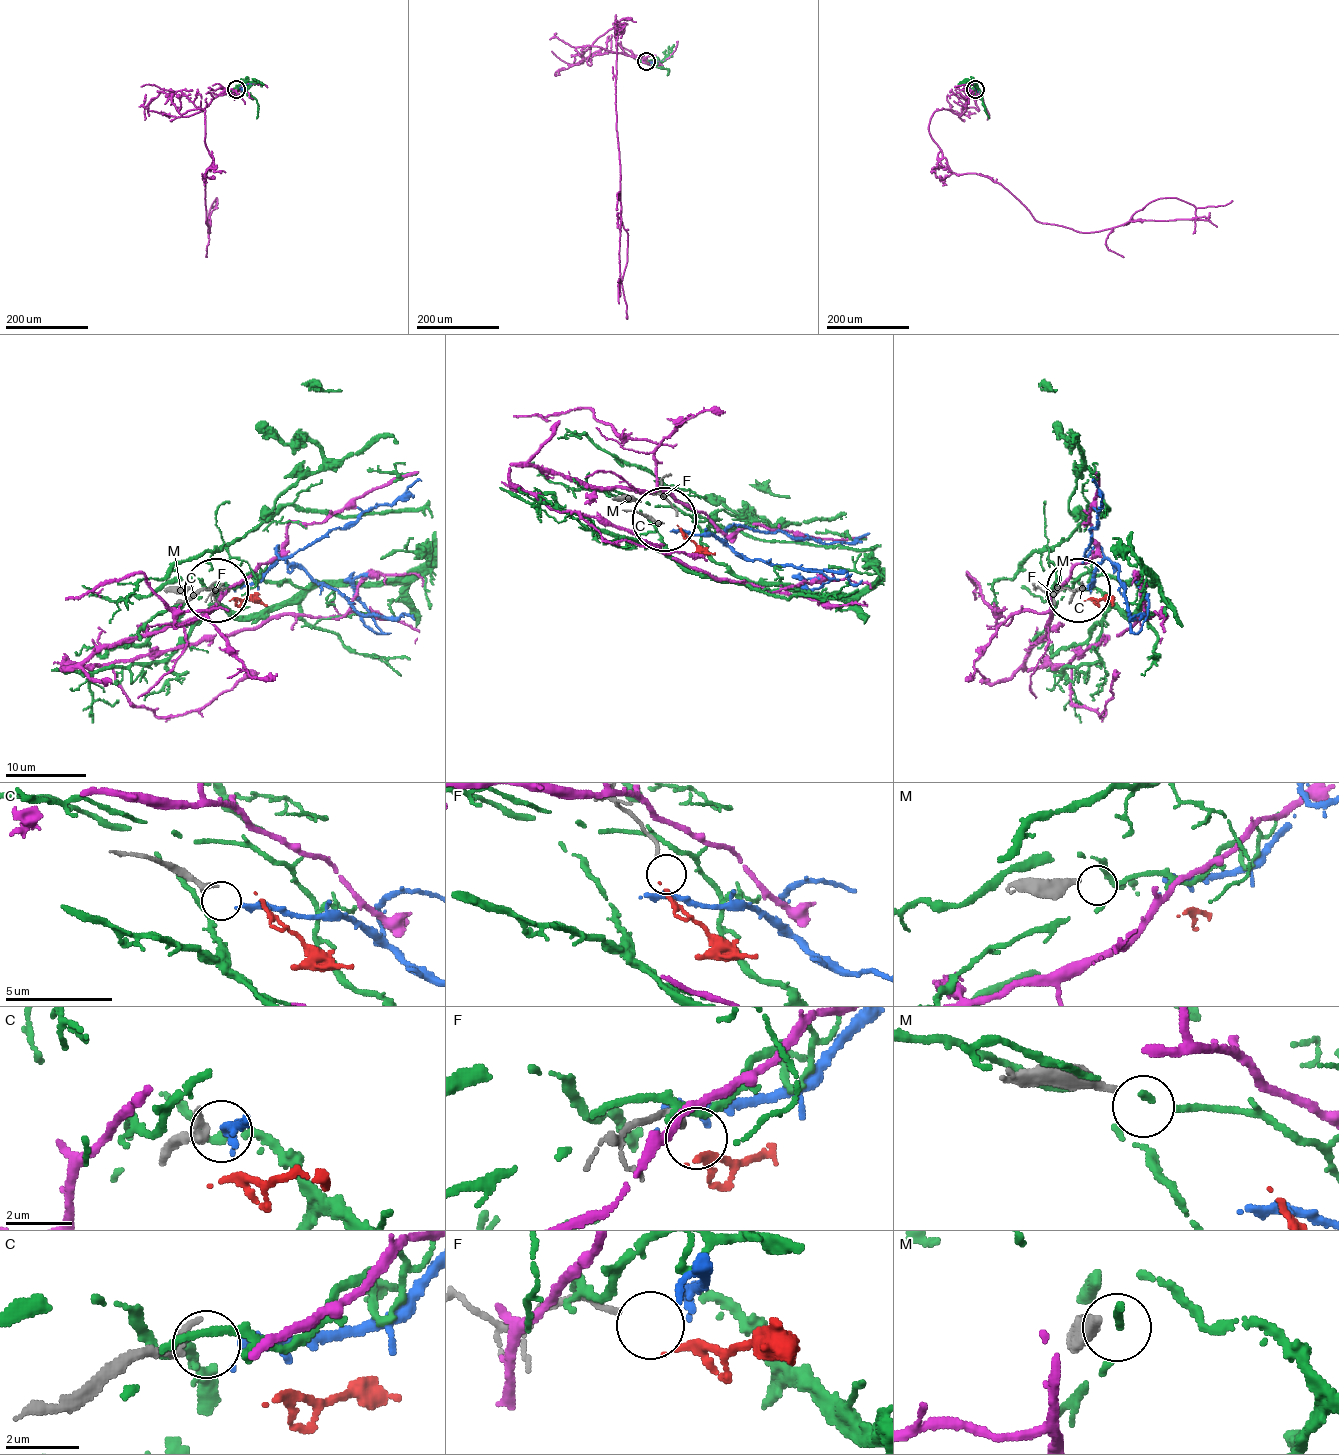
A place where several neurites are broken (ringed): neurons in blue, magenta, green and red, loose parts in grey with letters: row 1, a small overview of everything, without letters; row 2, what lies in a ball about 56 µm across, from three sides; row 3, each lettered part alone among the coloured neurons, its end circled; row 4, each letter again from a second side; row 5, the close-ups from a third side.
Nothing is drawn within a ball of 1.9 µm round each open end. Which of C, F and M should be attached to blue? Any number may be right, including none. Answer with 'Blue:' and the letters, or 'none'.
Blue: C

